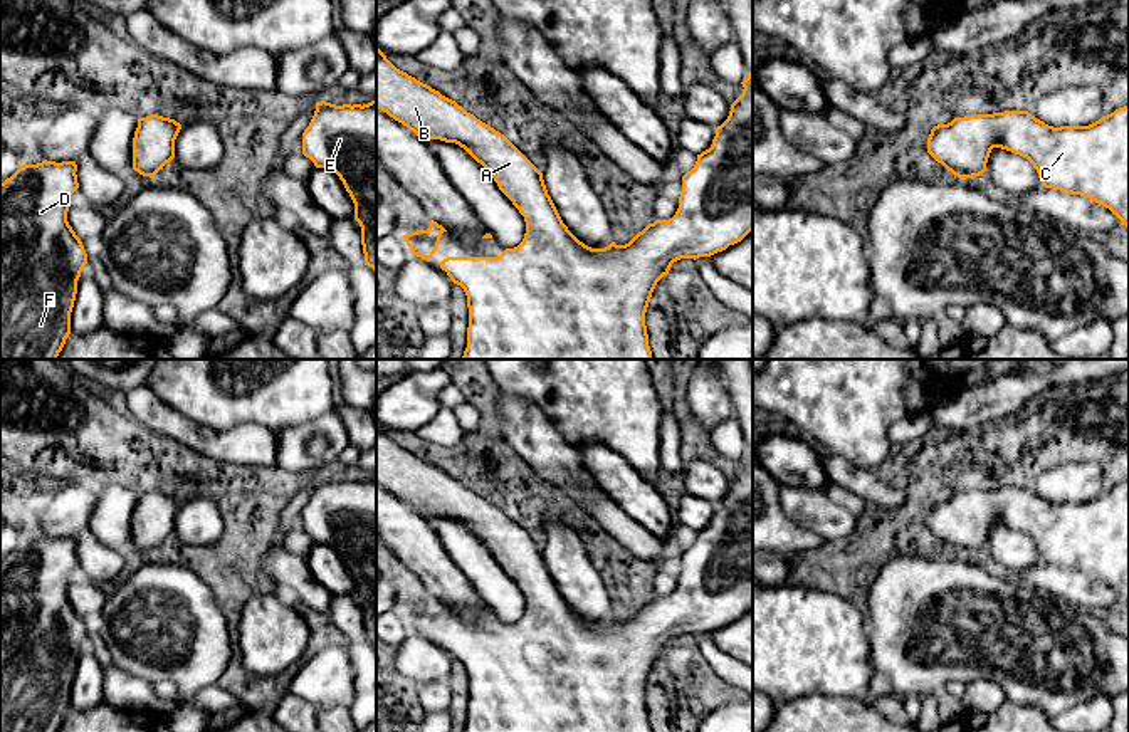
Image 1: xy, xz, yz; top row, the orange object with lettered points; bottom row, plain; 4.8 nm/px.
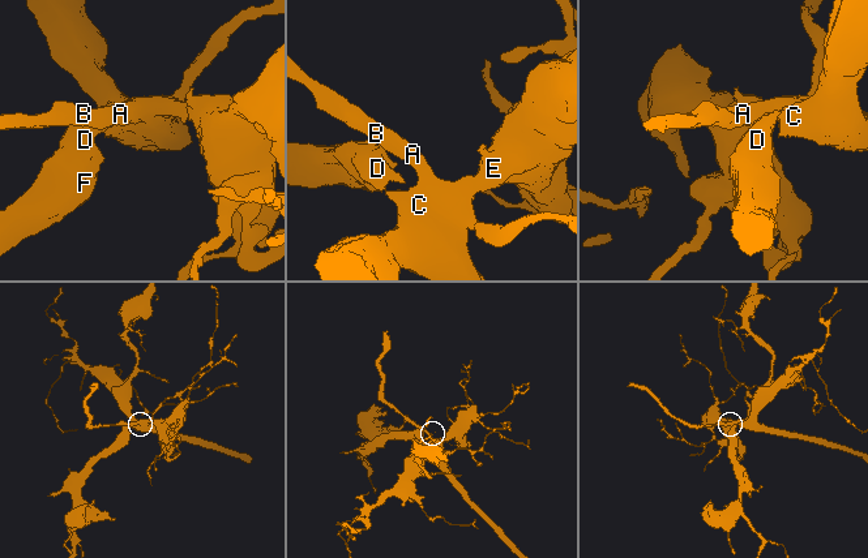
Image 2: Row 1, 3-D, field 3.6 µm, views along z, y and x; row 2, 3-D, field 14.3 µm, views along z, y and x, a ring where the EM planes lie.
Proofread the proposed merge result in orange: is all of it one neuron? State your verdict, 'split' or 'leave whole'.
leave whole

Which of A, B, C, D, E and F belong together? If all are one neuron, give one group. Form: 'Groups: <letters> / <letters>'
Groups: A B C D E F

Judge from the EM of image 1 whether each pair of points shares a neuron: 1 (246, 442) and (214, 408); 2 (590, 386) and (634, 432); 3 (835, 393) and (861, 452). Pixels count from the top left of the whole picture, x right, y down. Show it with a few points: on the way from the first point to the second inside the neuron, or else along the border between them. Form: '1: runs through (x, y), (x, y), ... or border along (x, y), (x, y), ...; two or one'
1: border along (194, 420), (214, 428), (262, 423), (271, 430); two
2: runs through (602, 395), (627, 420); one
3: runs through (849, 408), (849, 415), (861, 437); one

